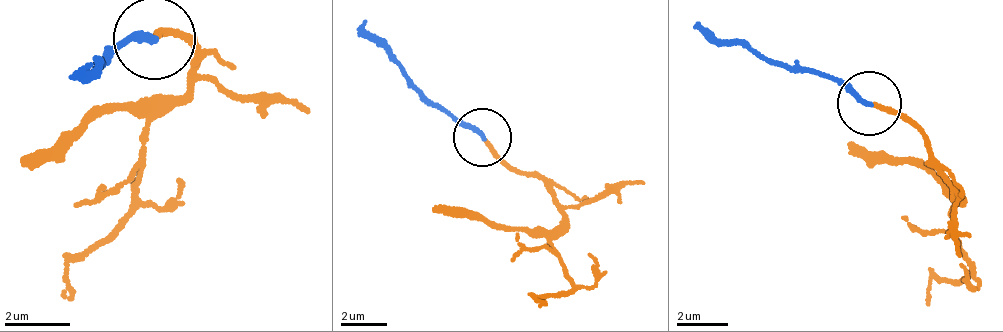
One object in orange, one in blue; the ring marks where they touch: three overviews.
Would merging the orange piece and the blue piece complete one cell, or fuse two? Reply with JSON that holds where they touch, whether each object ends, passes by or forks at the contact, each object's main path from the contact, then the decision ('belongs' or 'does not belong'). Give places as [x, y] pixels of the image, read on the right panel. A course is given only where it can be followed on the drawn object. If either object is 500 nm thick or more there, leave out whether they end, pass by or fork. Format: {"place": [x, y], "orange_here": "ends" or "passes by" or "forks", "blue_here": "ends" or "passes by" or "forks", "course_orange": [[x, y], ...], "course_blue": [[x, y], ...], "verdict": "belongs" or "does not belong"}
{"place": [869, 103], "orange_here": "ends", "blue_here": "ends", "course_orange": [[875, 102], [936, 156], [953, 222], [971, 270], [928, 281], [930, 307]], "course_blue": [[867, 101], [788, 68], [700, 23]], "verdict": "belongs"}

